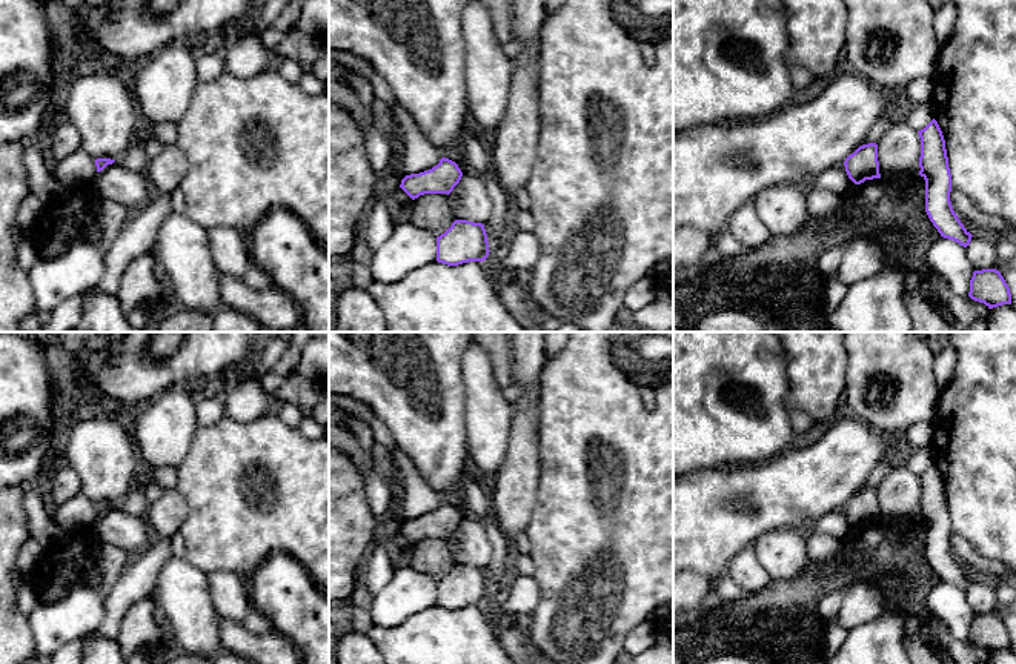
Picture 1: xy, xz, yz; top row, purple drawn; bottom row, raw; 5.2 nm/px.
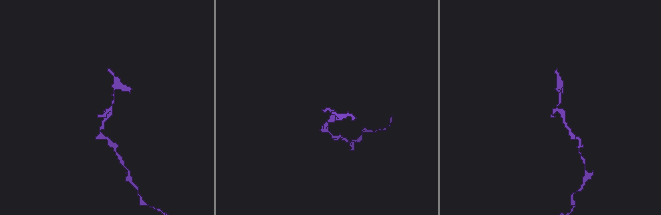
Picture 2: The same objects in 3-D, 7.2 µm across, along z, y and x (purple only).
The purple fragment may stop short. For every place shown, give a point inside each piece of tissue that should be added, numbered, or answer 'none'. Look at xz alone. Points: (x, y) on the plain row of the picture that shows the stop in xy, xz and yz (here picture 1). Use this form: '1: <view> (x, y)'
none

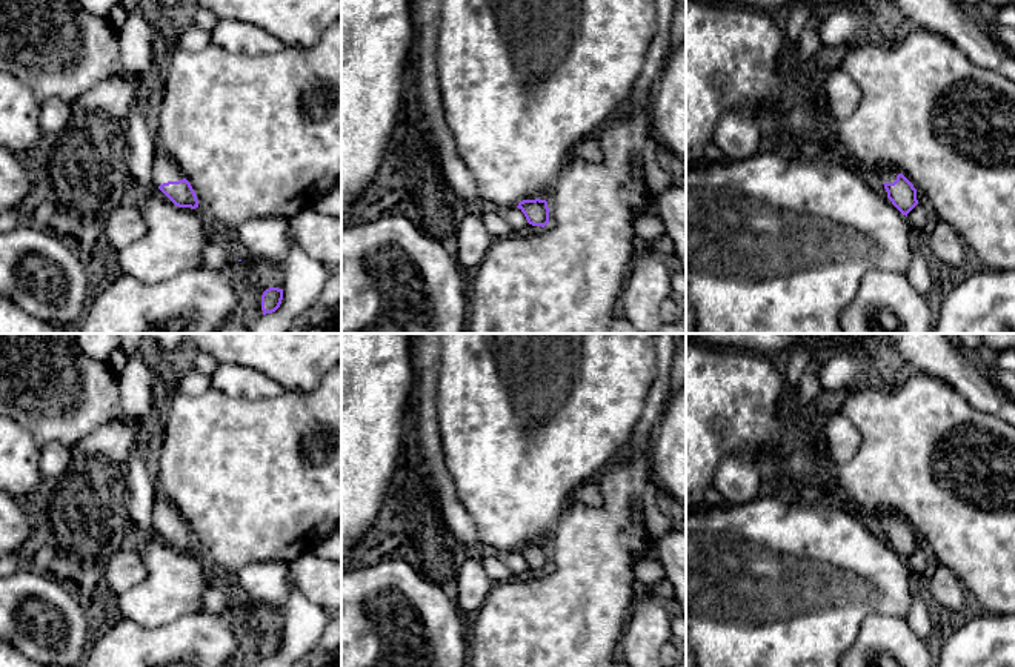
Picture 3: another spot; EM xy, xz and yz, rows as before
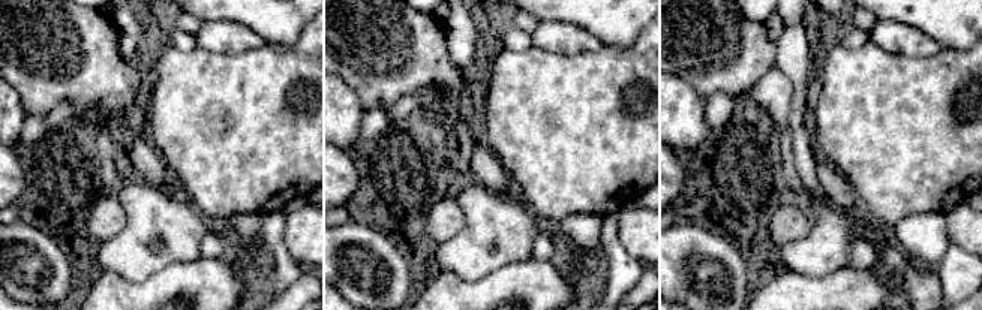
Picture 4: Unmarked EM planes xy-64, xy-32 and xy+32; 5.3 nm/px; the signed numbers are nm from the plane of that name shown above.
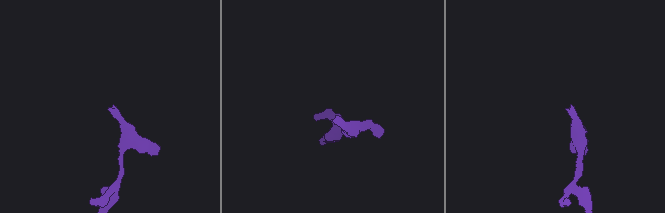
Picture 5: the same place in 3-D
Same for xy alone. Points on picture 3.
1: xy (165, 514)

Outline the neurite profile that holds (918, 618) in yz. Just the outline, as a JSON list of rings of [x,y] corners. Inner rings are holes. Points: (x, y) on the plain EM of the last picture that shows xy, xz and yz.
[[[915,590],[910,610],[906,616],[906,622],[918,638],[927,641],[932,636],[932,622],[927,606]]]

